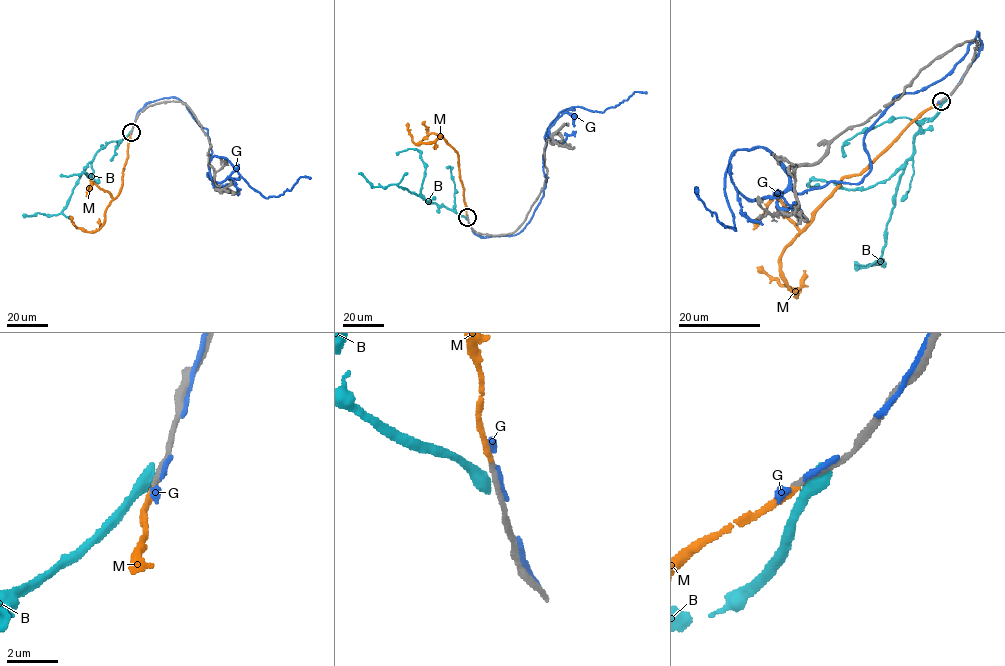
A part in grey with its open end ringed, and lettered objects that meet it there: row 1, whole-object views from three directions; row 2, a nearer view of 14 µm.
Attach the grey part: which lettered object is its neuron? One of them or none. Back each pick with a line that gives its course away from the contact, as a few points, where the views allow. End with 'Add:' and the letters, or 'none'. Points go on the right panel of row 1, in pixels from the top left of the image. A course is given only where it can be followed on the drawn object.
M: it runs (941, 101), (863, 171), (844, 177), (785, 249), (782, 278), (796, 297), (797, 289), (756, 267)
Add: M

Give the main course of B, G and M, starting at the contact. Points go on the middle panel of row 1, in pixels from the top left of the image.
B: (467, 218), (396, 184), (372, 186), (359, 173)
G: (467, 219), (481, 237), (521, 231), (544, 193), (546, 130), (559, 113), (603, 112), (646, 93)
M: (467, 216), (458, 153), (440, 135), (434, 141), (415, 143), (407, 123)

